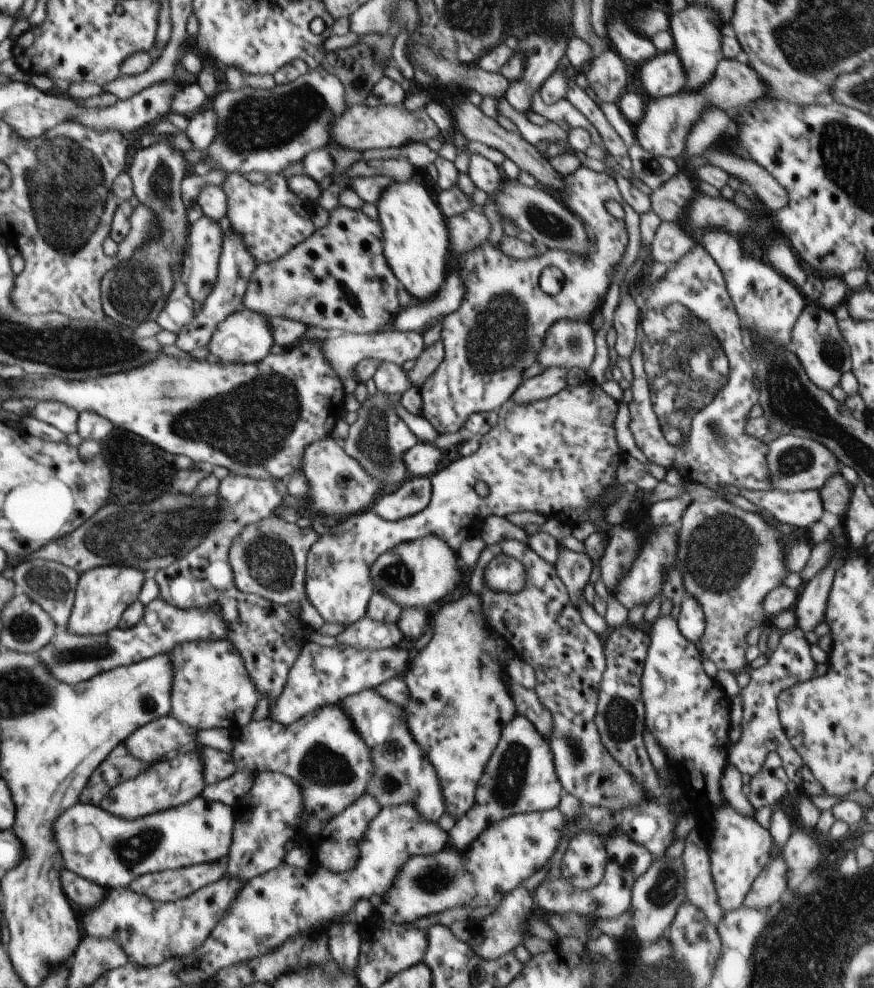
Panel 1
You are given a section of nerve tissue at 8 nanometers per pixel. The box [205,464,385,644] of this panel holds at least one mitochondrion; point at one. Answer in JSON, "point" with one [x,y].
{"point":[270,561]}

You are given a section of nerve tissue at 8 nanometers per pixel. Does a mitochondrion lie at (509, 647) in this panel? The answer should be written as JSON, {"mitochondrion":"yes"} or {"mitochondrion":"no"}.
{"mitochondrion":"no"}

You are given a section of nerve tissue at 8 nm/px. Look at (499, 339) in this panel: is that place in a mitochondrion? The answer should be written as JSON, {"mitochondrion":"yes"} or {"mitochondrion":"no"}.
{"mitochondrion":"yes"}

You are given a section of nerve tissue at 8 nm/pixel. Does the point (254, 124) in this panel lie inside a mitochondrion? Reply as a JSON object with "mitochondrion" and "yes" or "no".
{"mitochondrion":"yes"}

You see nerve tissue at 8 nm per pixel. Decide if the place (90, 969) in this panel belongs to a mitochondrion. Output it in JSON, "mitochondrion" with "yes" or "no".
{"mitochondrion":"no"}

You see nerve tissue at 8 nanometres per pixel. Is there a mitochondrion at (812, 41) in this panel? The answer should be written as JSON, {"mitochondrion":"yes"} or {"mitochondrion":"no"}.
{"mitochondrion":"yes"}

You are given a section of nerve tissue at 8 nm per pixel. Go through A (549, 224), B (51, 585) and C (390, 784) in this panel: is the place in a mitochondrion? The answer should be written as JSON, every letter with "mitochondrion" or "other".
{"A":"mitochondrion","B":"mitochondrion","C":"mitochondrion"}

